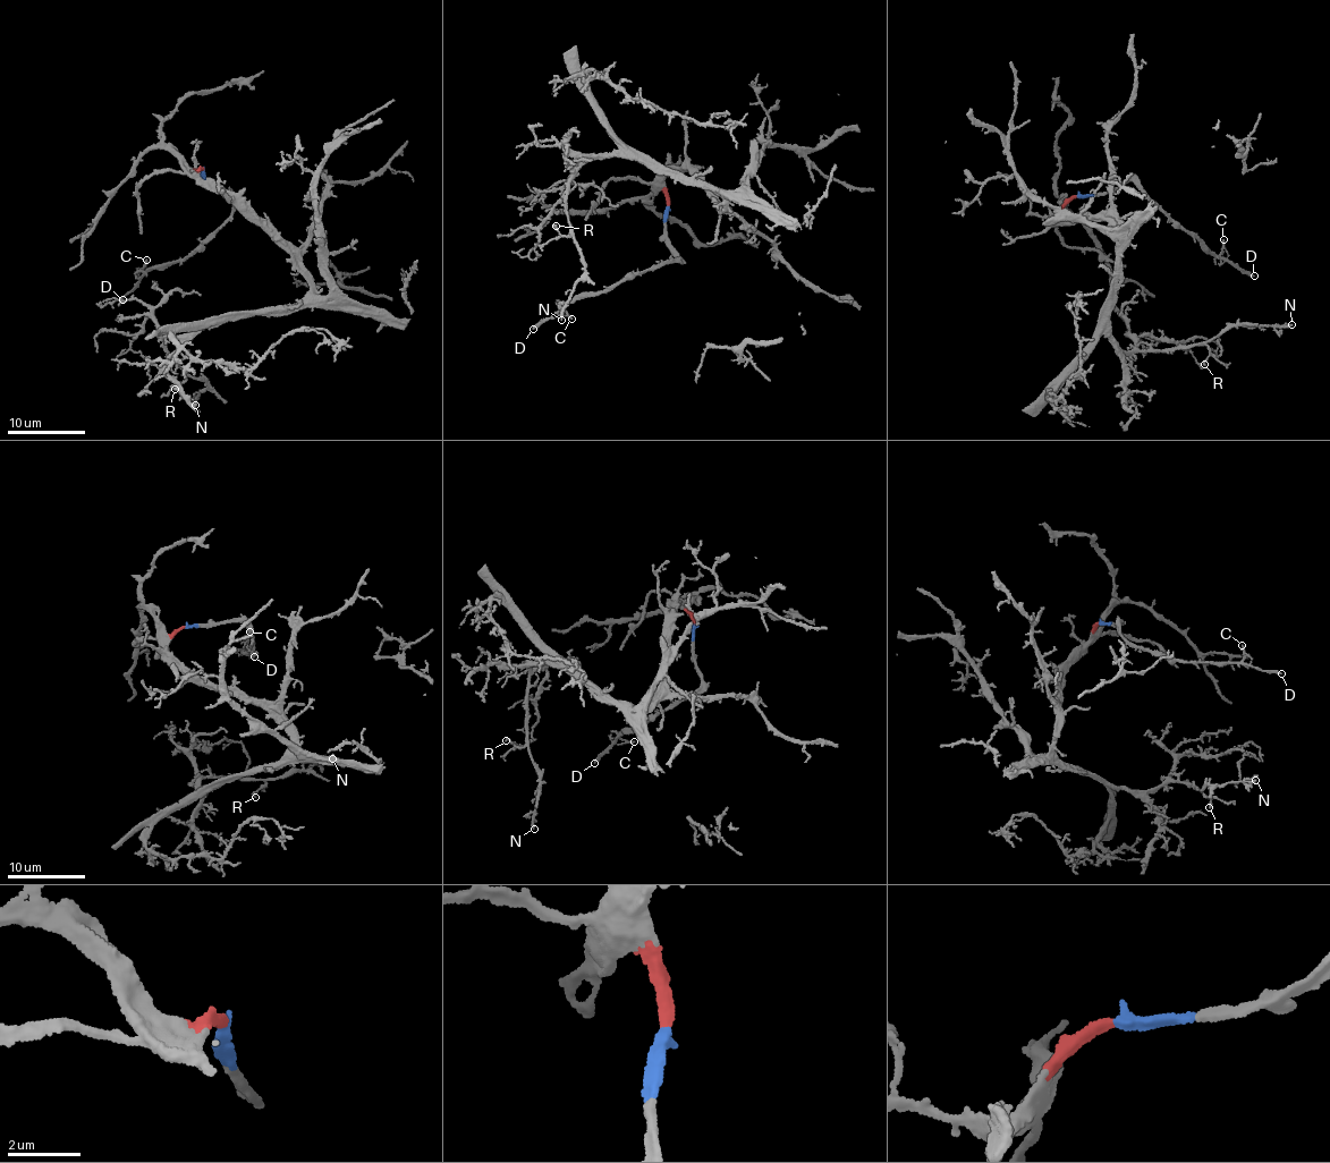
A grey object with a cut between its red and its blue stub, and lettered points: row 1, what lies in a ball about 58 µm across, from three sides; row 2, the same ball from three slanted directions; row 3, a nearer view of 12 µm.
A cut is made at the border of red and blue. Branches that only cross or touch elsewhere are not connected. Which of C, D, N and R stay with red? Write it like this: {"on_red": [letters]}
{"on_red": ["N", "R"]}

